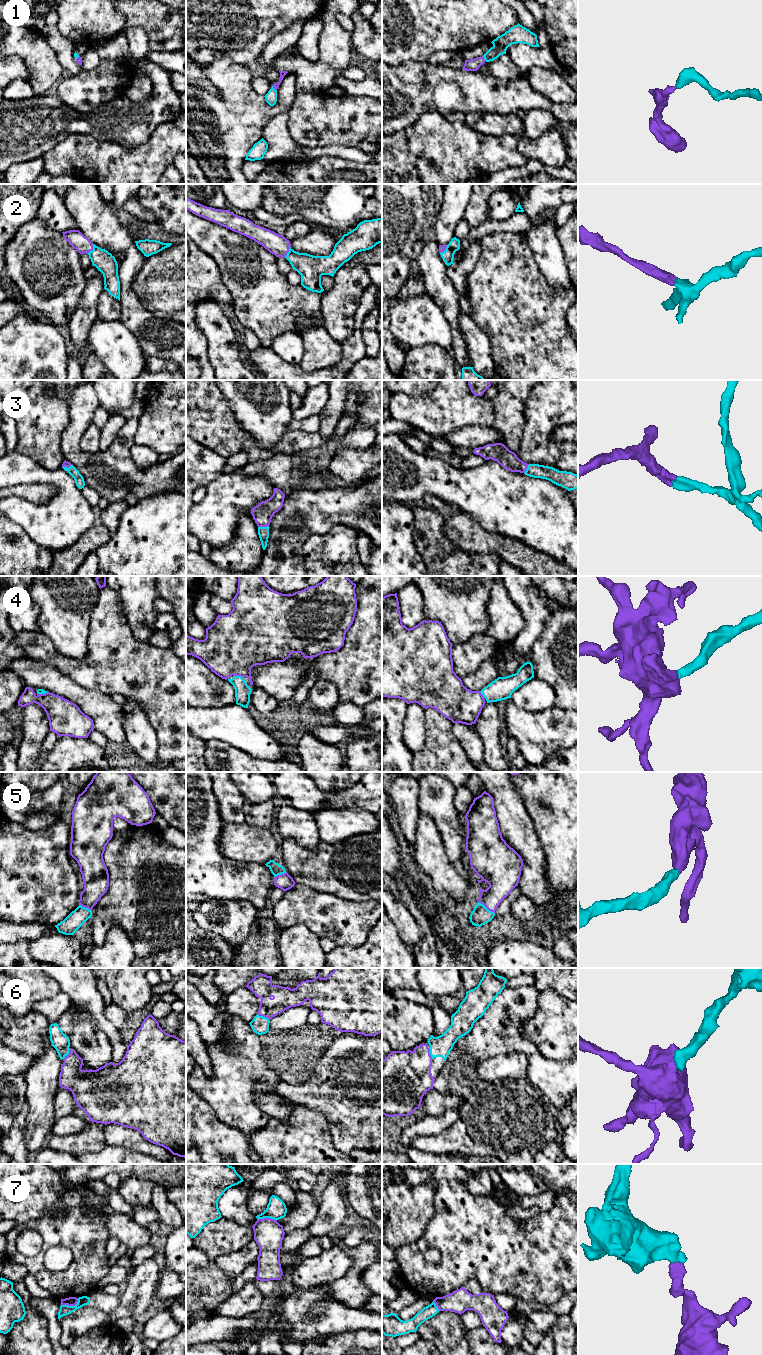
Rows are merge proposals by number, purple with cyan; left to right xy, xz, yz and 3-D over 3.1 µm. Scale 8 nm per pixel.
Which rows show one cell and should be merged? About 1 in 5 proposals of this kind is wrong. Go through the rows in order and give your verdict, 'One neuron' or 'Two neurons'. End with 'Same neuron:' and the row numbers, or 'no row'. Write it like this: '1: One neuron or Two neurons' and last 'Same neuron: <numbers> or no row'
1: One neuron
2: One neuron
3: One neuron
4: One neuron
5: One neuron
6: One neuron
7: Two neurons
Same neuron: 1, 2, 3, 4, 5, 6

